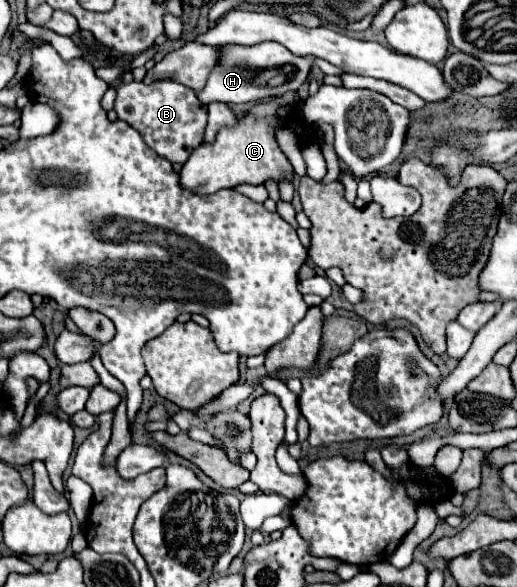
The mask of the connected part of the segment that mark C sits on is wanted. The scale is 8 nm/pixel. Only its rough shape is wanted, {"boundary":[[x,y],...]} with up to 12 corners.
{"boundary":[[296,92],[254,104],[202,142],[180,184],[208,196],[240,184],[294,180],[276,130],[292,126]]}

